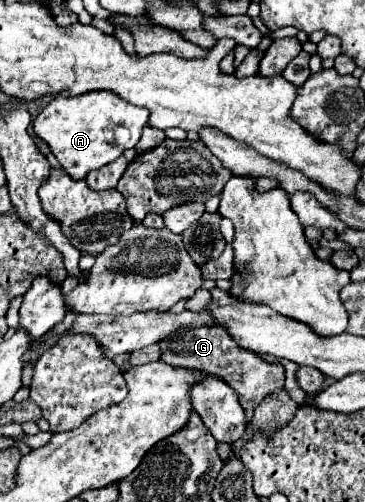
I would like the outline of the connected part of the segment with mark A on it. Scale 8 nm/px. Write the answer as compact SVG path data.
M92 91L78 97L62 95L62 99L52 99L34 119L32 129L48 143L52 155L72 179L86 179L90 171L98 171L116 161L126 149L132 149L146 127L146 119L146 109L130 105L110 95L110 91Z

